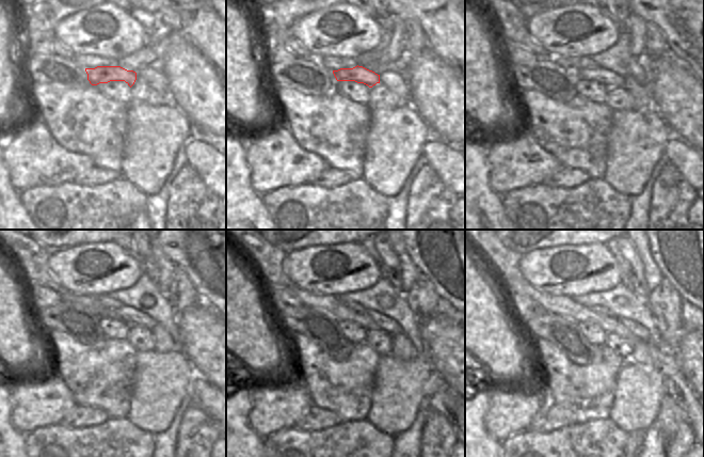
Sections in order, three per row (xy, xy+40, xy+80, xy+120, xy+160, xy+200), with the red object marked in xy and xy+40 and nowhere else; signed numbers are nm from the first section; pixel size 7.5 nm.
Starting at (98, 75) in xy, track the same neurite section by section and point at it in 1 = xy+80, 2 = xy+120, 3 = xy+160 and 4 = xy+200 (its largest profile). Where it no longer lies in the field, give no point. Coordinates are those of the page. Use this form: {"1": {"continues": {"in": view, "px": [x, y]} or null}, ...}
{"1": {"continues": {"in": "xy+80", "px": [608, 78]}}, "2": {"continues": {"in": "xy+120", "px": [132, 317]}}, "3": {"continues": {"in": "xy+160", "px": [384, 322]}}, "4": {"continues": {"in": "xy+200", "px": [641, 333]}}}

